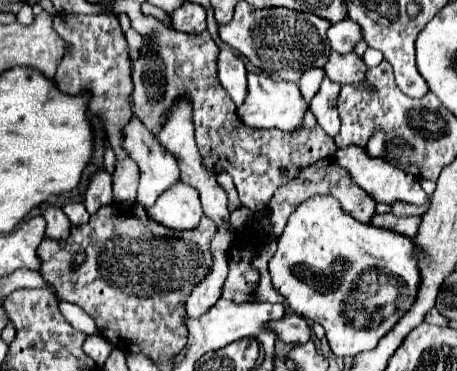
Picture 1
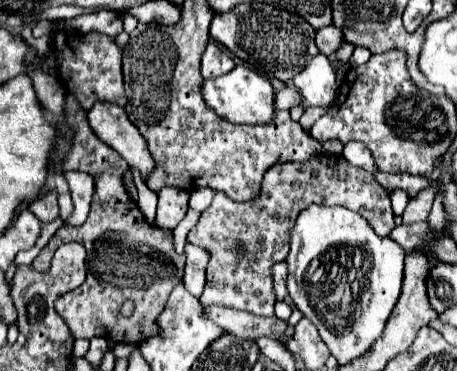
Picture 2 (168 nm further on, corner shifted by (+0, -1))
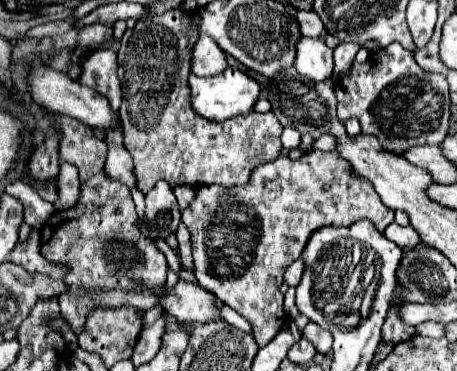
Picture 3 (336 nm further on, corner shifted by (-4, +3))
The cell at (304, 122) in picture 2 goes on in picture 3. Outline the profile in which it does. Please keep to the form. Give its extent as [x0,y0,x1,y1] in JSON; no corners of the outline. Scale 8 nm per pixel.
[333,44,361,76]

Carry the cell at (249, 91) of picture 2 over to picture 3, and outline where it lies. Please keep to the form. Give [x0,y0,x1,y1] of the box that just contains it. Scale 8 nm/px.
[189,68,263,122]

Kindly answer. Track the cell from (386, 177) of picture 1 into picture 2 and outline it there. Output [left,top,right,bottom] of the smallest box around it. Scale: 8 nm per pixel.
[391,190,409,216]

